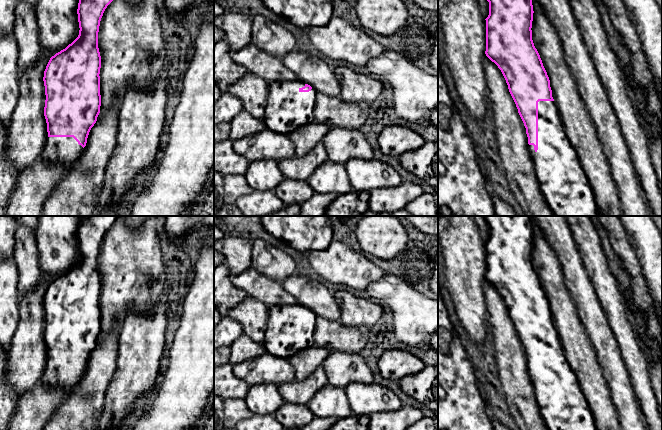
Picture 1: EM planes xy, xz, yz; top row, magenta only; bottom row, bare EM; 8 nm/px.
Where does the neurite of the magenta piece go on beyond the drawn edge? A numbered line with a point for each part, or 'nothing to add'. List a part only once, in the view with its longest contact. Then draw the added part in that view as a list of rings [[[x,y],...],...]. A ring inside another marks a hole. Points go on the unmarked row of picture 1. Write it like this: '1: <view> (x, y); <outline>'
1: yz (563, 405); [[[554,325],[538,326],[538,374],[529,369],[540,412],[549,430],[598,430],[589,402],[566,359]]]

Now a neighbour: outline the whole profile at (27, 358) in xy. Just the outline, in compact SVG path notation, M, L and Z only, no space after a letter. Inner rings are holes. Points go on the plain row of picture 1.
M42 273L42 281L19 300L19 323L6 370L6 381L18 397L42 379L48 362L43 301L50 282L50 276Z

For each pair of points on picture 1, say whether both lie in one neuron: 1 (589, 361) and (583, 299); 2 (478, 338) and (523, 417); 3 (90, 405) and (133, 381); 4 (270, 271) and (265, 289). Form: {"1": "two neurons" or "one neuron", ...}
{"1": "two neurons", "2": "two neurons", "3": "two neurons", "4": "two neurons"}

